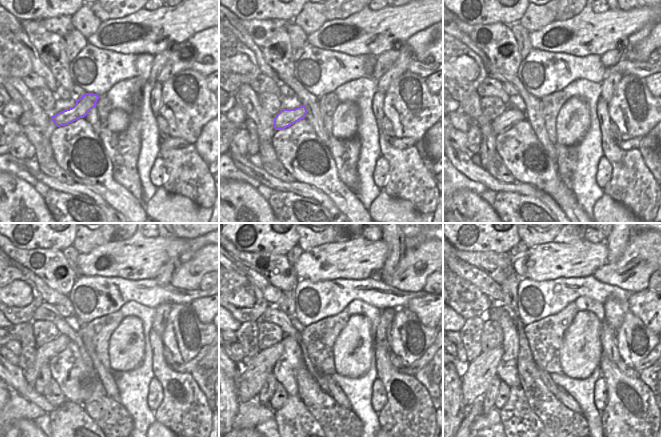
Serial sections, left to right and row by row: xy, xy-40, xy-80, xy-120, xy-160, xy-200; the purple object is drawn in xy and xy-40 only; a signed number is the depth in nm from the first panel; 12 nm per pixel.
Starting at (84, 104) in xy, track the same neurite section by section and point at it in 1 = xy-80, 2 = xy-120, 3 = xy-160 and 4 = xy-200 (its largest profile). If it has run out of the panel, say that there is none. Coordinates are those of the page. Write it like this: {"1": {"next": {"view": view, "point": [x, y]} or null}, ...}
{"1": {"next": {"view": "xy-80", "point": [503, 123]}}, "2": {"next": {"view": "xy-120", "point": [45, 353]}}, "3": {"next": {"view": "xy-160", "point": [253, 376]}}, "4": {"next": {"view": "xy-200", "point": [477, 374]}}}

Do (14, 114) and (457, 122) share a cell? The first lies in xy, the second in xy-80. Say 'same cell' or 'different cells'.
same cell

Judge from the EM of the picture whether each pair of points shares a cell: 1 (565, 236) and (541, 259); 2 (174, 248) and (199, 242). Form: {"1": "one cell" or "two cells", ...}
{"1": "two cells", "2": "two cells"}

